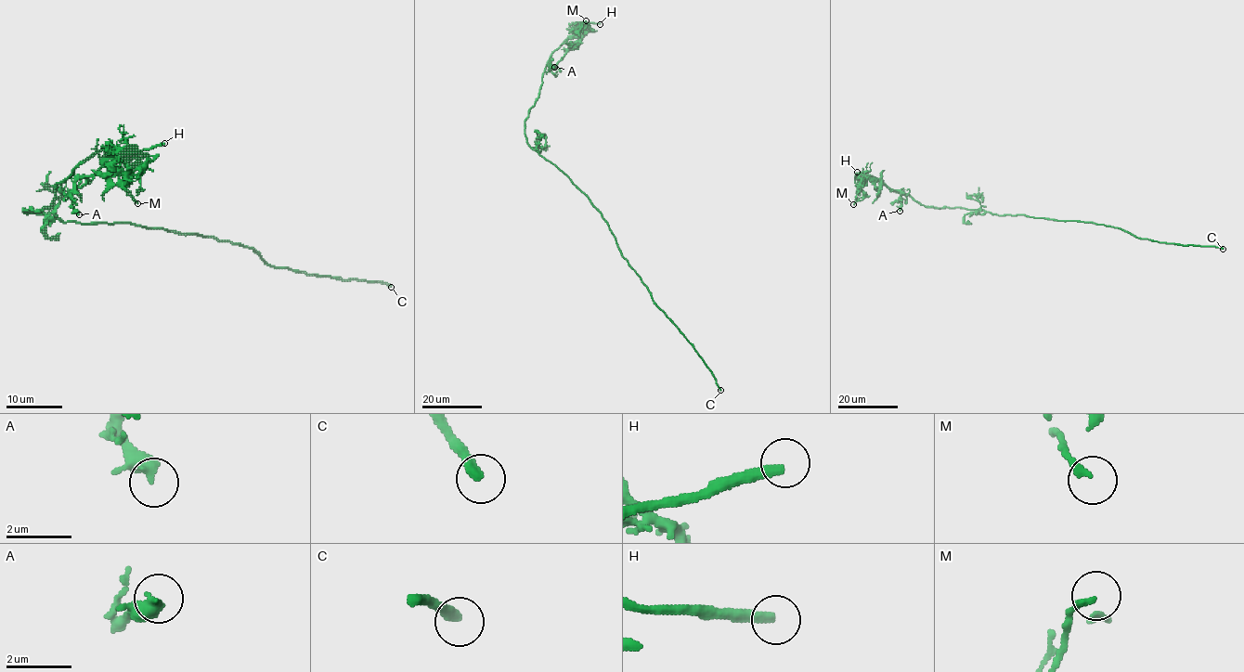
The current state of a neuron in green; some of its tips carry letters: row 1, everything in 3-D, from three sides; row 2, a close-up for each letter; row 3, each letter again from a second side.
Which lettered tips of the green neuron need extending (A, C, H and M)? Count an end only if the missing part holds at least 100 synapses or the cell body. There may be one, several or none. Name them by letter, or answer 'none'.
C

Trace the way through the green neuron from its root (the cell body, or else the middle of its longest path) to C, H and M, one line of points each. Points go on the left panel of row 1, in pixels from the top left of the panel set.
C: (107, 223), (134, 223), (213, 236), (251, 247), (270, 265), (342, 279), (378, 281), (391, 287)
H: (107, 223), (60, 222), (23, 209), (47, 208), (56, 187), (102, 150), (118, 146), (136, 153), (164, 143)
M: (107, 223), (23, 209), (47, 208), (56, 187), (102, 150), (132, 150), (145, 167), (126, 186), (137, 203)

